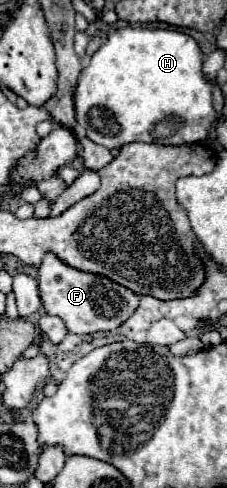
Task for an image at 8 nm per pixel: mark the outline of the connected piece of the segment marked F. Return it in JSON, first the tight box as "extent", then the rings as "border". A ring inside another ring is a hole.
{"extent":[38,253,138,335],"border":[[[46,253],[40,267],[38,267],[38,291],[40,301],[48,315],[56,315],[64,321],[66,329],[74,335],[88,335],[96,331],[114,331],[120,327],[138,307],[138,295],[112,279],[108,283],[102,281],[102,275],[84,273],[66,265],[54,253]],[[106,303],[106,305],[104,305]],[[110,307],[110,315],[108,309]]]}

